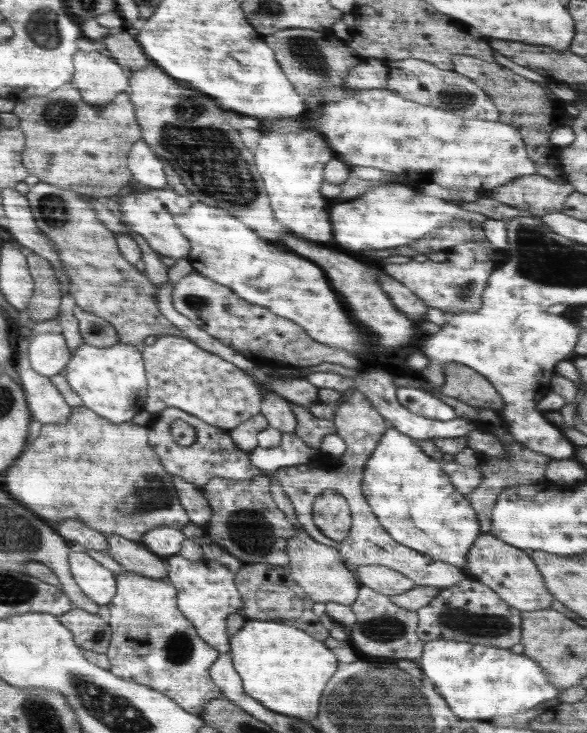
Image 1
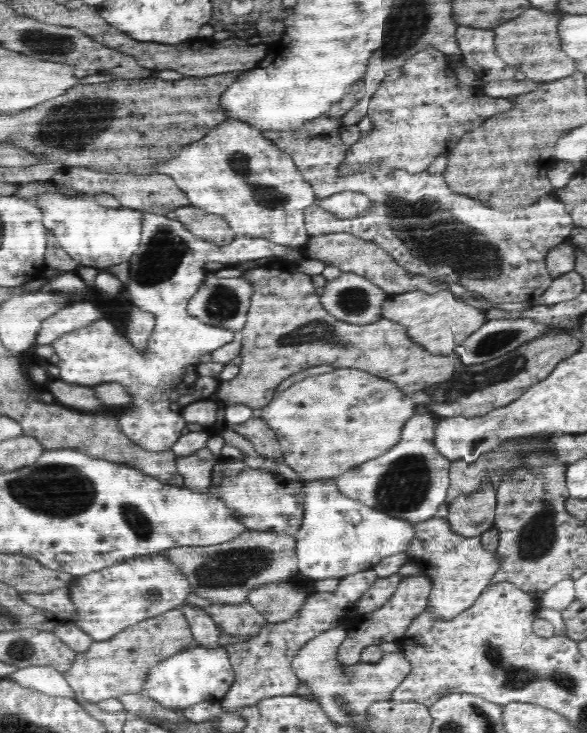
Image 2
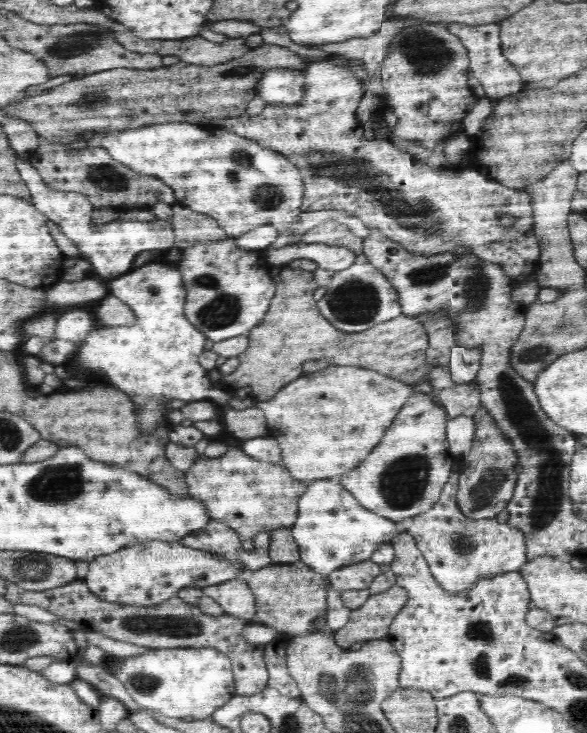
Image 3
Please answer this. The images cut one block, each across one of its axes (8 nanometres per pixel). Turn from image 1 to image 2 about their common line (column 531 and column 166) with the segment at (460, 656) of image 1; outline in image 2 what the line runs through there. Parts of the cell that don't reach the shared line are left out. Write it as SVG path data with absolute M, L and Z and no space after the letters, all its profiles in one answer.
M192 647L155 664L147 674L142 692L164 708L182 711L204 701L220 703L234 684L234 678L234 669L224 647Z

